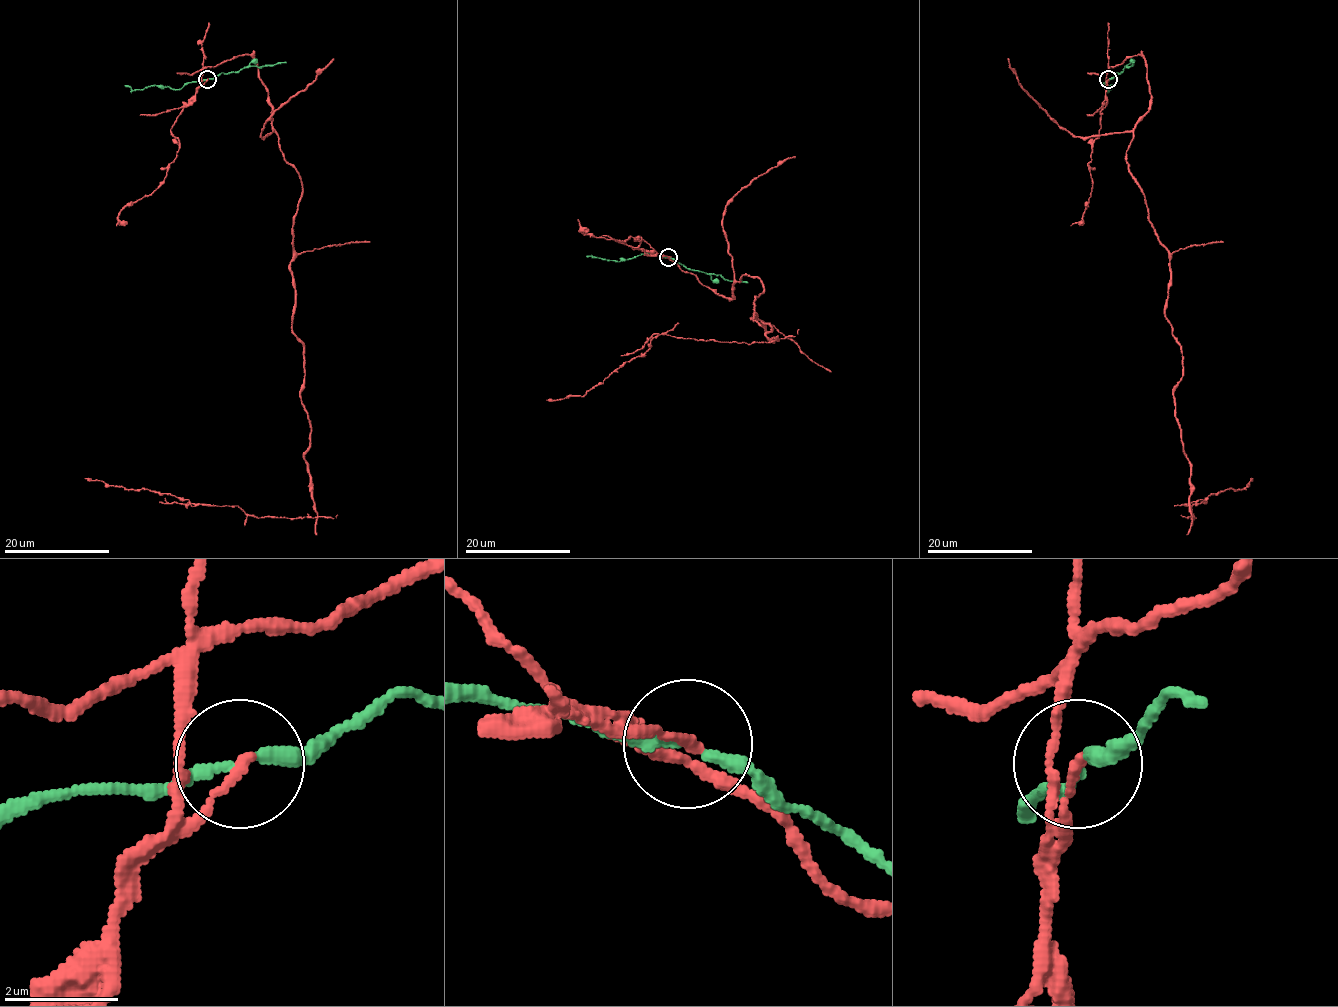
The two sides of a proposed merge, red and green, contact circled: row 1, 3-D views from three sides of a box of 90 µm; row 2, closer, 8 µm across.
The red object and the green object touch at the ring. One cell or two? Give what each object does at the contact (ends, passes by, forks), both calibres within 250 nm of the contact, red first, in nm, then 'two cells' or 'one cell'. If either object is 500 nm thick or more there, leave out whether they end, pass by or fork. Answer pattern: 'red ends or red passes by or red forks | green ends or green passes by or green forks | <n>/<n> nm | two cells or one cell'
red ends | green passes by | 160/170 nm | two cells

